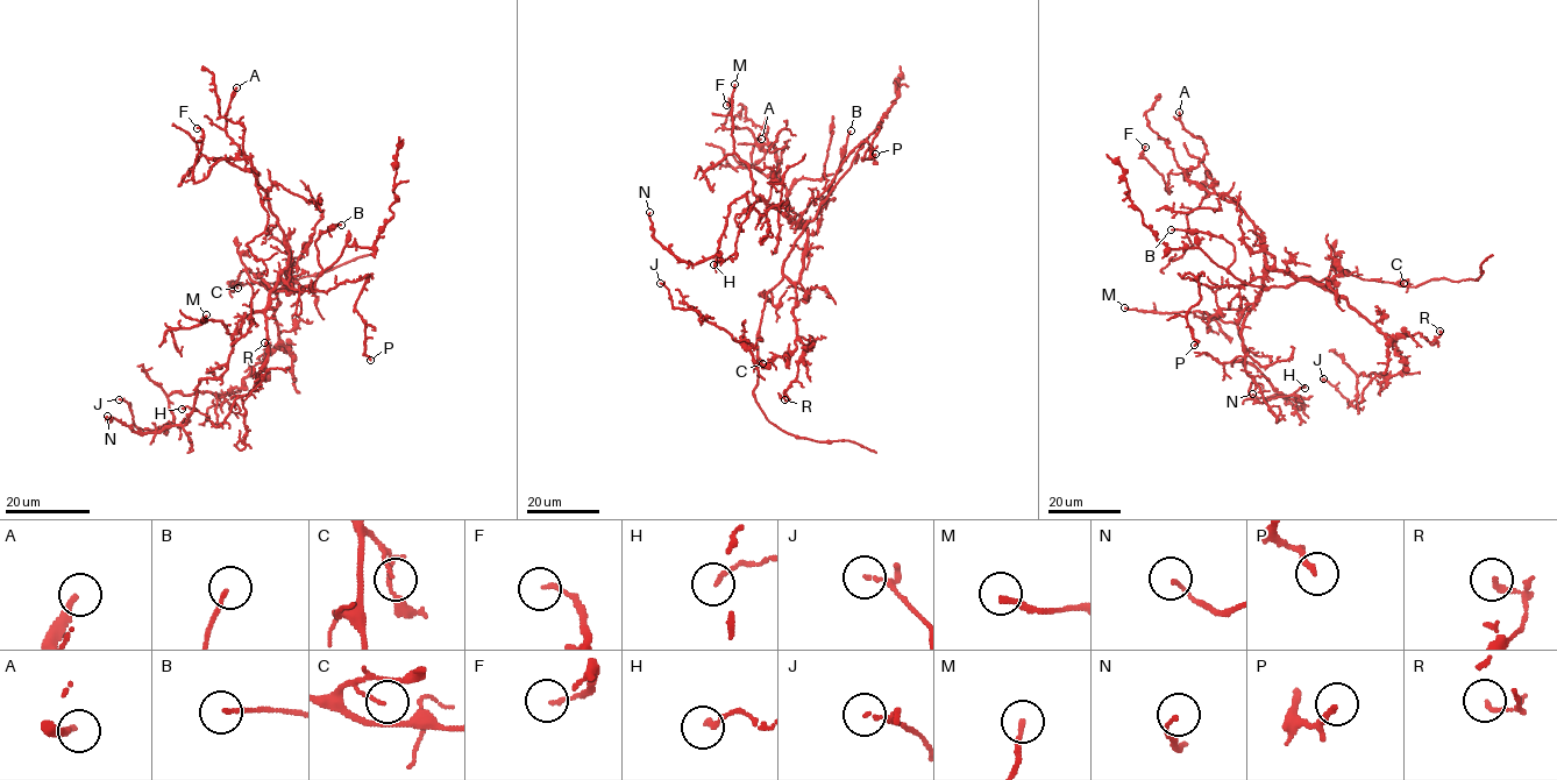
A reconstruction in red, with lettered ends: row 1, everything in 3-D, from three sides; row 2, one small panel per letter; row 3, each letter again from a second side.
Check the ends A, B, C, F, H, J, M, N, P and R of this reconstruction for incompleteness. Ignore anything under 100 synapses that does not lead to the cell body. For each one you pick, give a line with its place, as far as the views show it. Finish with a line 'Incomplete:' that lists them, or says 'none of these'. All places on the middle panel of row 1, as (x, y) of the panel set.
Incomplete: none of these

